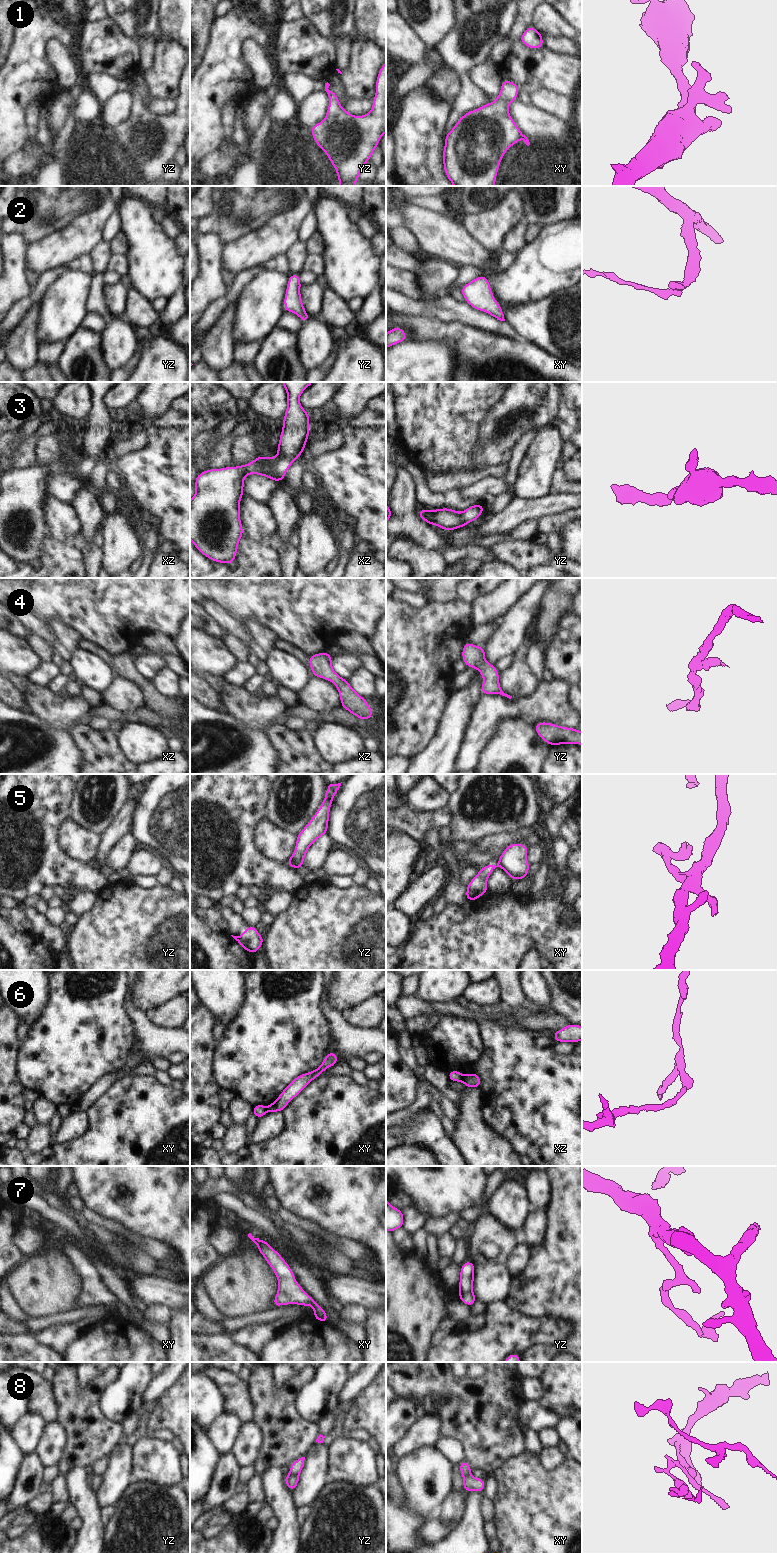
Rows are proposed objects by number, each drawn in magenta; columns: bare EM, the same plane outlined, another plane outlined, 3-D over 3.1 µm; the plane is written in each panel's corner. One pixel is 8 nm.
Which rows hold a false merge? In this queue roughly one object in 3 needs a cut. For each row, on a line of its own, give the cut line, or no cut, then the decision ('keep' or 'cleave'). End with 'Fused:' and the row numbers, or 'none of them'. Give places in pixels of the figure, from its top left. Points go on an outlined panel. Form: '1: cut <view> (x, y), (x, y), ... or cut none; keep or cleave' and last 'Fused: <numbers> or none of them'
1: cut none; keep
2: cut none; keep
3: cut none; keep
4: cut none; keep
5: cut xy (497, 860), (500, 866); cleave
6: cut xz (464, 1076), (461, 1080); cleave
7: cut none; keep
8: cut yz (298, 1475), (291, 1475), (286, 1484); cleave
Fused: 5, 6, 8

